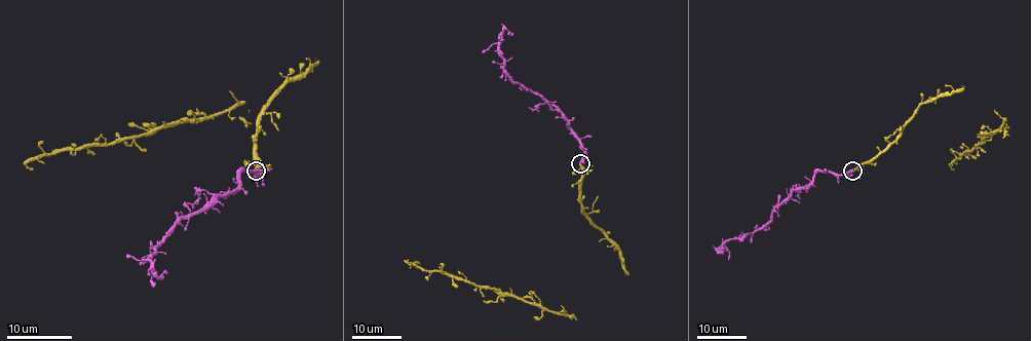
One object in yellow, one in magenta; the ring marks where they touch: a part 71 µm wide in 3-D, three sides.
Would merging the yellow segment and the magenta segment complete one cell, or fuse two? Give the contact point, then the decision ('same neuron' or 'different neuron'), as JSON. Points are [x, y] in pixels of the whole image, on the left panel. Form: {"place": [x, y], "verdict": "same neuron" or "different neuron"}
{"place": [256, 171], "verdict": "same neuron"}

